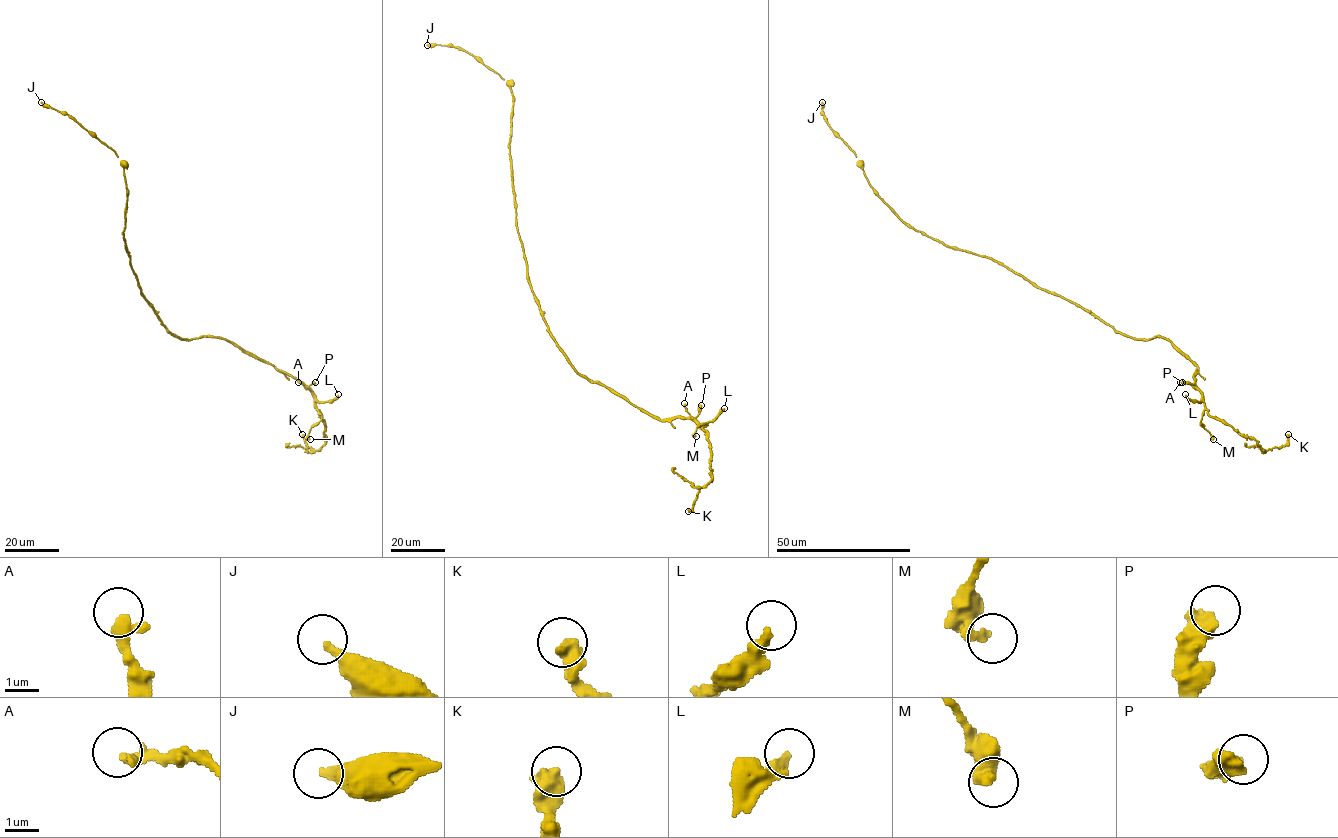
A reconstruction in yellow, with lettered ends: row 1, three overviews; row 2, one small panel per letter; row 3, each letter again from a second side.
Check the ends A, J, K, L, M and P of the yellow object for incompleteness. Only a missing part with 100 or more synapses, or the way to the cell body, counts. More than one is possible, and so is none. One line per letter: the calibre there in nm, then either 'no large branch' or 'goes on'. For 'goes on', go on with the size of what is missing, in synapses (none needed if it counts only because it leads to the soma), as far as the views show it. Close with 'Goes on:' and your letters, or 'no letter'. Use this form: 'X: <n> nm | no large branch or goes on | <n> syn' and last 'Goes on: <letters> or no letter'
A: 300 nm | no large branch
J: 360 nm | no large branch
K: 600 nm | no large branch
L: 280 nm | goes on | 180 syn
M: 300 nm | no large branch
P: 480 nm | no large branch
Goes on: L

